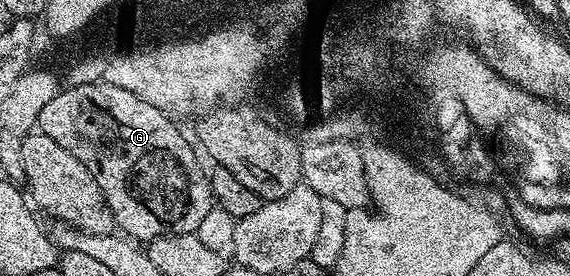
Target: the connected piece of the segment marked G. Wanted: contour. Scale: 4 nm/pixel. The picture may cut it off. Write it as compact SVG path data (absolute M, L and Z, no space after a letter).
M101 82L63 87L41 109L37 127L45 137L53 137L61 149L69 149L93 173L93 181L97 181L113 213L116 228L129 240L146 245L162 235L198 232L205 213L211 211L213 200L208 172L199 168L200 156L190 147L181 127L128 90Z

